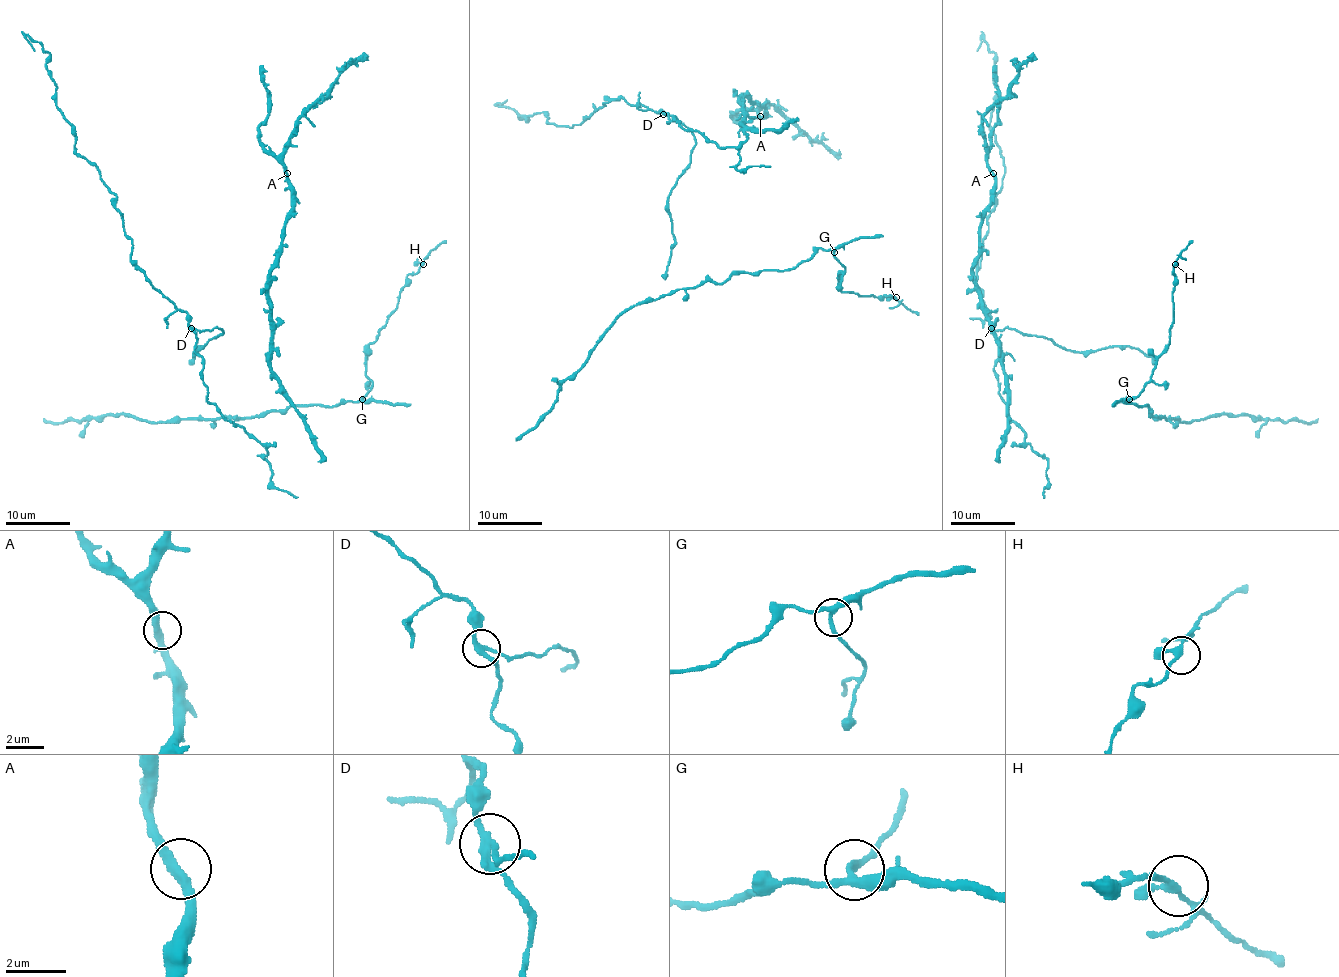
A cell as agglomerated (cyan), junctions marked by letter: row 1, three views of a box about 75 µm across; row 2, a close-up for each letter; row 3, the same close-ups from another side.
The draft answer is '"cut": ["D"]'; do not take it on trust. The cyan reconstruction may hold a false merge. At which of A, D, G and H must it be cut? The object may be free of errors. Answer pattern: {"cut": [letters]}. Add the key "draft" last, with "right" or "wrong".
{"cut": ["D"], "draft": "right"}

